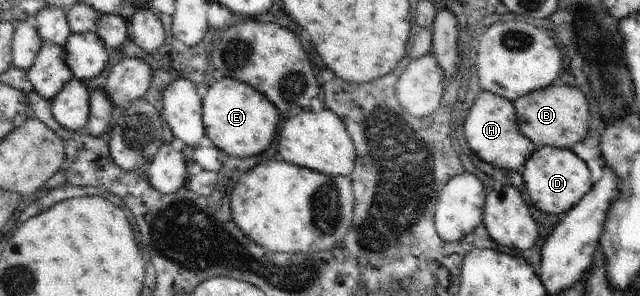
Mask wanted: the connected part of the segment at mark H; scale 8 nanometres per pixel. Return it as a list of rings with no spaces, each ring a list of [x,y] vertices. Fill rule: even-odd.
[[[481,90],[475,97],[473,106],[469,110],[464,125],[466,141],[470,150],[481,160],[500,169],[519,169],[528,162],[528,159],[538,150],[519,128],[513,102],[488,90]]]

